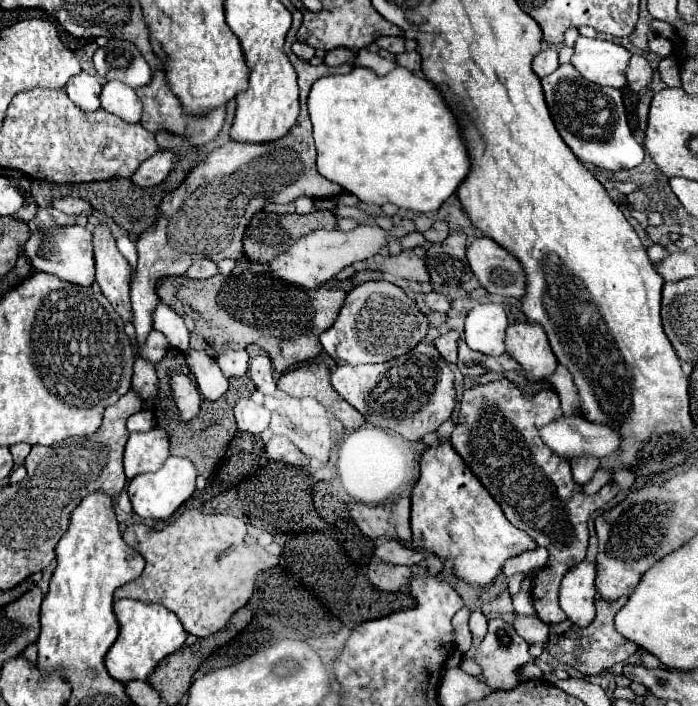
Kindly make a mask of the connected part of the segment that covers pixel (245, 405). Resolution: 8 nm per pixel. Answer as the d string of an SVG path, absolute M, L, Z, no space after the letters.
M239 399L235 405L235 421L239 431L259 435L269 427L269 419L271 413L263 405L253 403L251 399Z

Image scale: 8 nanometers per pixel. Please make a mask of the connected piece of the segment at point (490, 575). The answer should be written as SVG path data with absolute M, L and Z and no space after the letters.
M441 439L437 447L427 447L421 457L421 475L411 493L411 529L415 549L451 559L455 575L473 585L495 581L507 559L537 547L527 533L507 521L499 503L463 465L449 439Z

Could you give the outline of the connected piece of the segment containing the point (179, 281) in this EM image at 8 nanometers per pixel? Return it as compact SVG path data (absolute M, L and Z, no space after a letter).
M249 271L245 275L215 275L211 279L189 279L185 275L163 277L157 283L157 295L179 315L191 317L195 321L195 333L217 353L259 345L269 353L277 373L315 359L323 349L319 335L335 323L345 301L345 291L325 287L303 289L267 273Z

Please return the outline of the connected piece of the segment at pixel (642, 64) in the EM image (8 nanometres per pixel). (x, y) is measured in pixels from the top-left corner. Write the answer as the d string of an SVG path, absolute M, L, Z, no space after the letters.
M633 55L627 67L627 83L633 91L645 89L653 79L653 69L643 55Z

